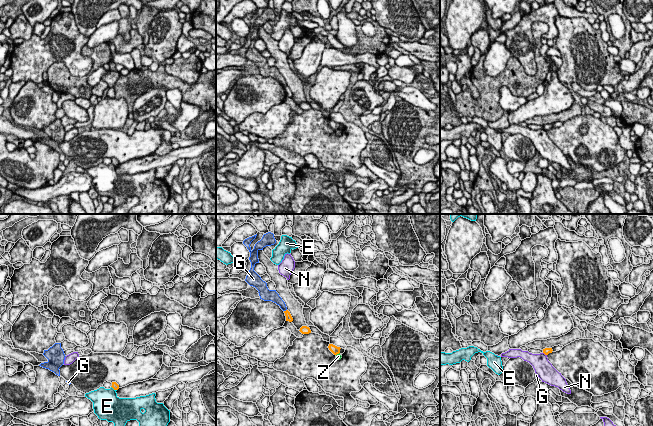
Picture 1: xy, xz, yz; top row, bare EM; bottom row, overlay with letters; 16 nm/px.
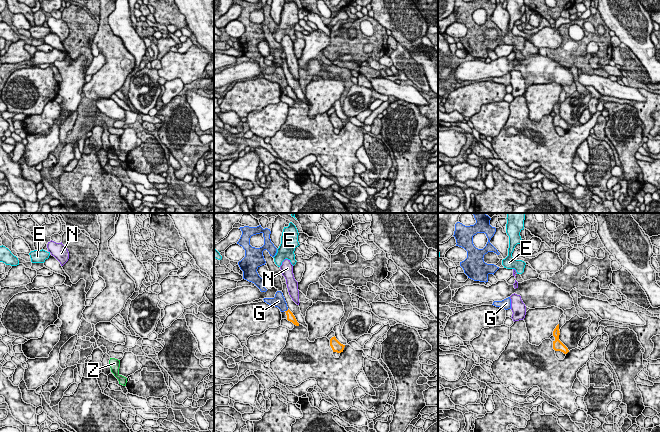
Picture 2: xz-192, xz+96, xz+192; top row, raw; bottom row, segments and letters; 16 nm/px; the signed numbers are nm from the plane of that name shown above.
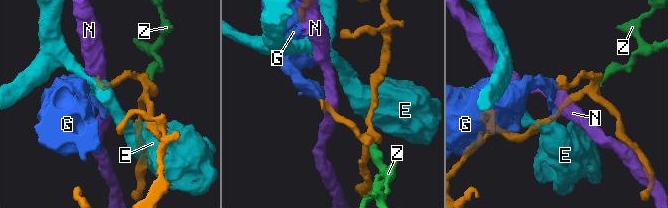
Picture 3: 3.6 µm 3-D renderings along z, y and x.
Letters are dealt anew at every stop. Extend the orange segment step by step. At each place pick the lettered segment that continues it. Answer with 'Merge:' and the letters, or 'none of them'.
Merge: none of them

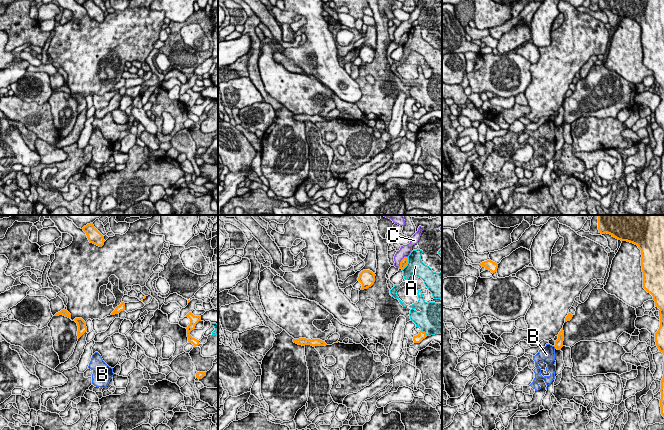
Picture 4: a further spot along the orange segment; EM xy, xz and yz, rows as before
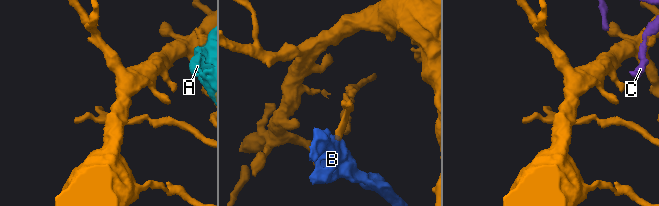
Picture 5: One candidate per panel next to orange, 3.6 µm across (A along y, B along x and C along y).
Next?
Merge: none of them

